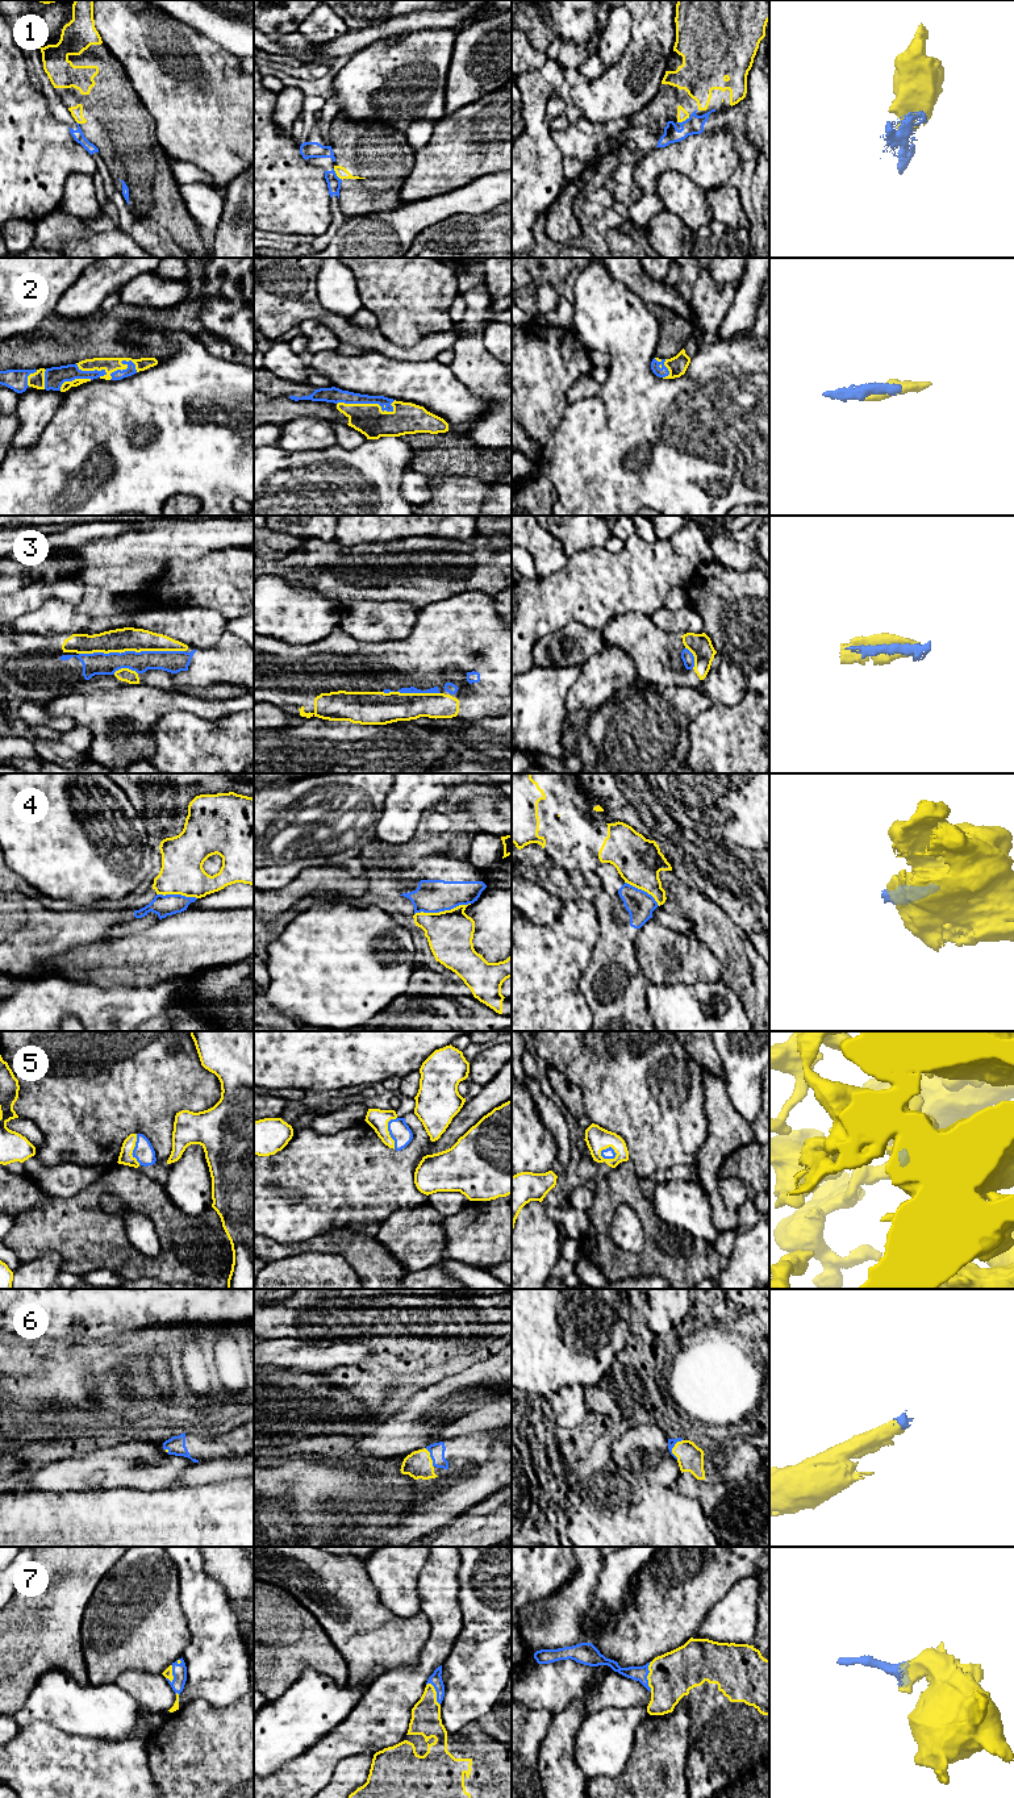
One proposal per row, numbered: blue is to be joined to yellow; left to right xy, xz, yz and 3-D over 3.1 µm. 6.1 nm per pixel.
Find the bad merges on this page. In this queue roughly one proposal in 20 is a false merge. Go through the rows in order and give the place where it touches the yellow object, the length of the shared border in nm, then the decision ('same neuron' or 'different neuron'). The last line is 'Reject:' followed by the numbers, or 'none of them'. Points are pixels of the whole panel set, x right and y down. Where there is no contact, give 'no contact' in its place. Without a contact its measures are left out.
1: meets yellow in yz at (683, 120); contact 90 nm long; same neuron
2: meets yellow in xz at (368, 404); contact 360 nm long; same neuron
3: meets yellow in xy at (132, 650); contact 650 nm long; same neuron
4: meets yellow in xz at (442, 912); contact 360 nm long; different neuron
5: meets yellow in yz at (609, 1146); contact 110 nm long; same neuron
6: meets yellow in yz at (672, 1448); contact 130 nm long; same neuron
7: meets yellow in yz at (647, 1677); contact 190 nm long; same neuron
Reject: 4

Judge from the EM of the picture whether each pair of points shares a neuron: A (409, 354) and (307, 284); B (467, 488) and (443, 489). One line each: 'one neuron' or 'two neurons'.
A: one neuron
B: one neuron

